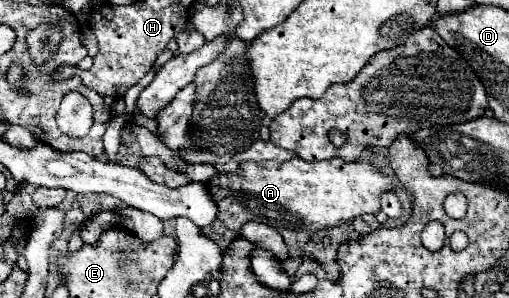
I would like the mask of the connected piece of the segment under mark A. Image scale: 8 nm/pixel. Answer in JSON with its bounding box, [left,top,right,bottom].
[204,158,392,278]

